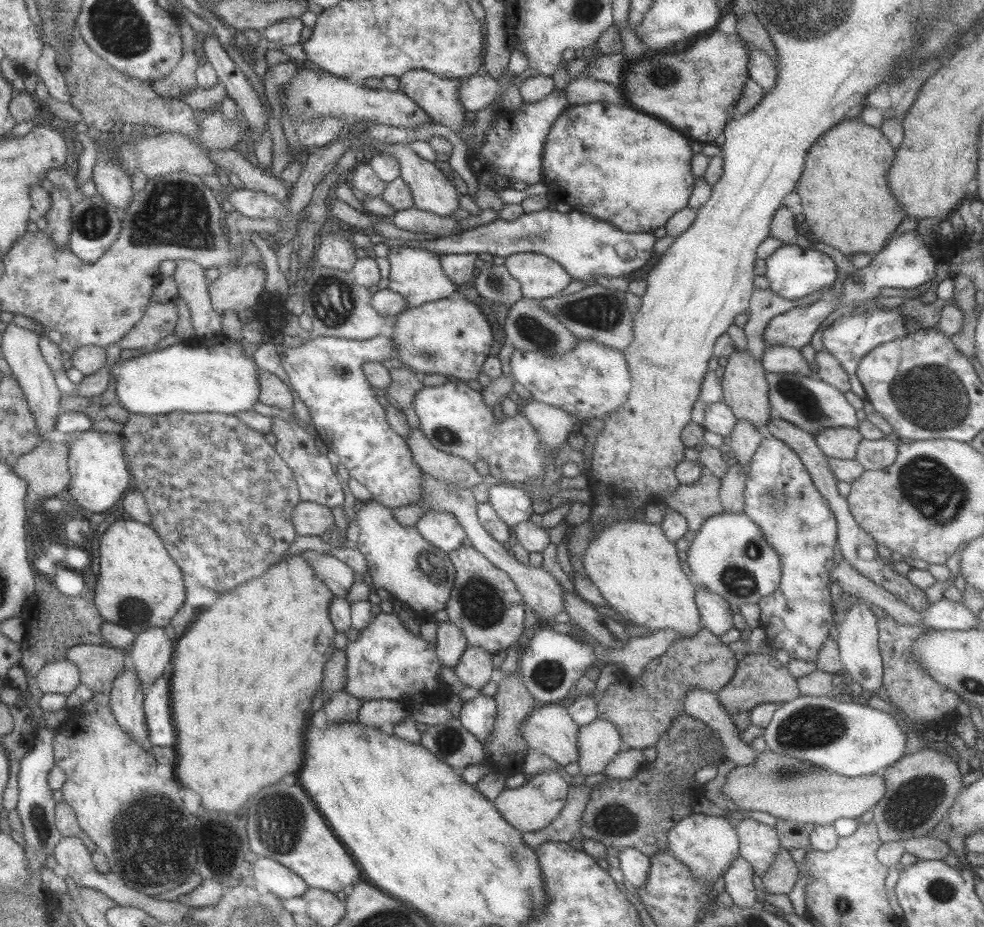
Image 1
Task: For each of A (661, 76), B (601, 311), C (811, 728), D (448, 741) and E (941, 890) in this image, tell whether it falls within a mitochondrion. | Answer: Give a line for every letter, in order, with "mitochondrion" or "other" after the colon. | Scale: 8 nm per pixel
A: mitochondrion
B: mitochondrion
C: mitochondrion
D: mitochondrion
E: mitochondrion

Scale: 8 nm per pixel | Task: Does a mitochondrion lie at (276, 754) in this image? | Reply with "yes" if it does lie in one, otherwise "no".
no

